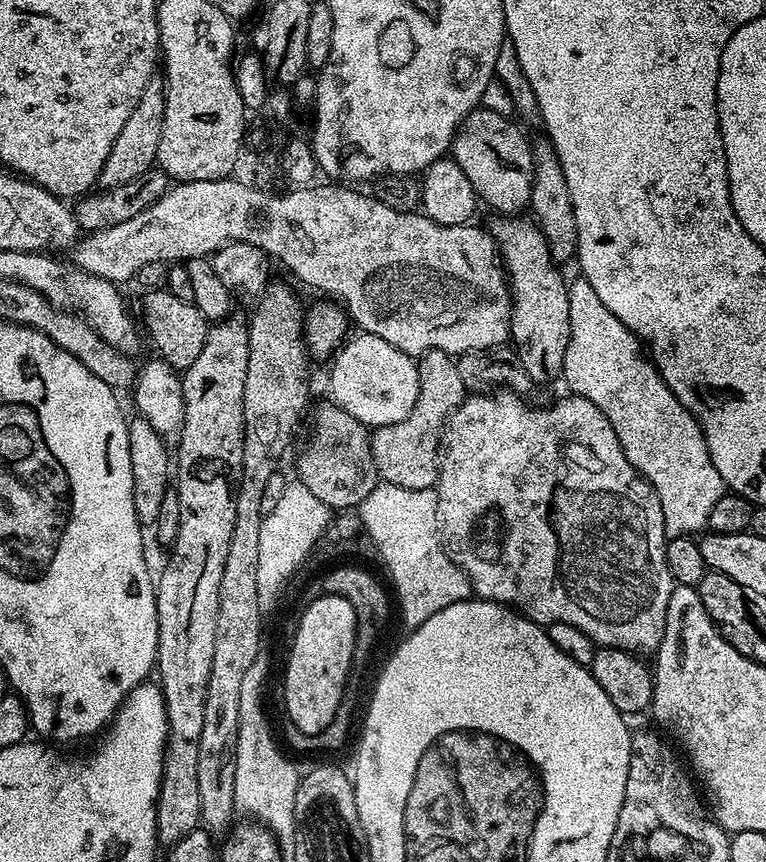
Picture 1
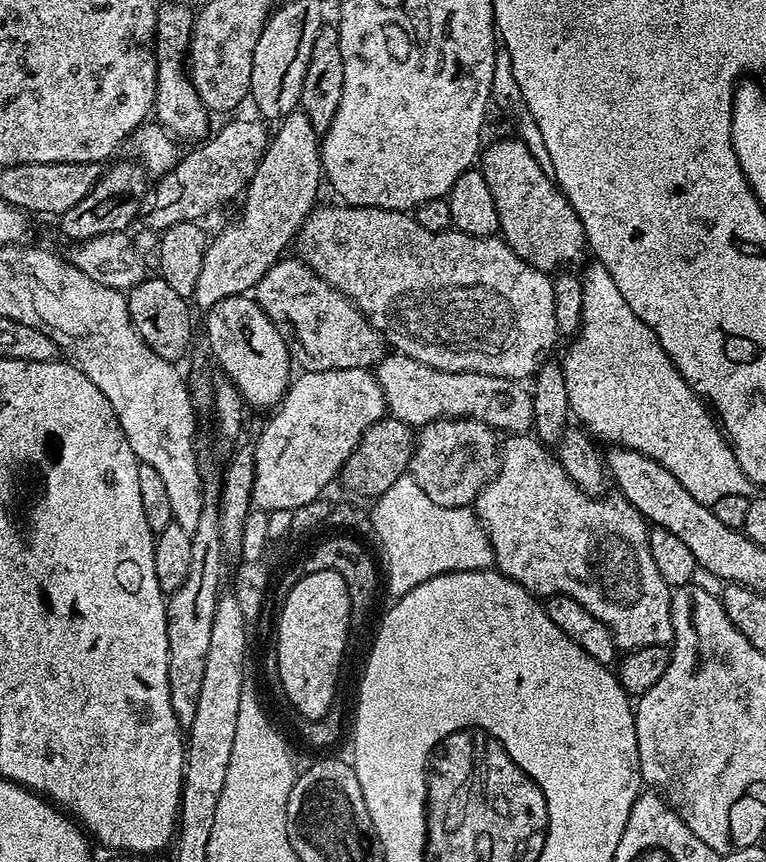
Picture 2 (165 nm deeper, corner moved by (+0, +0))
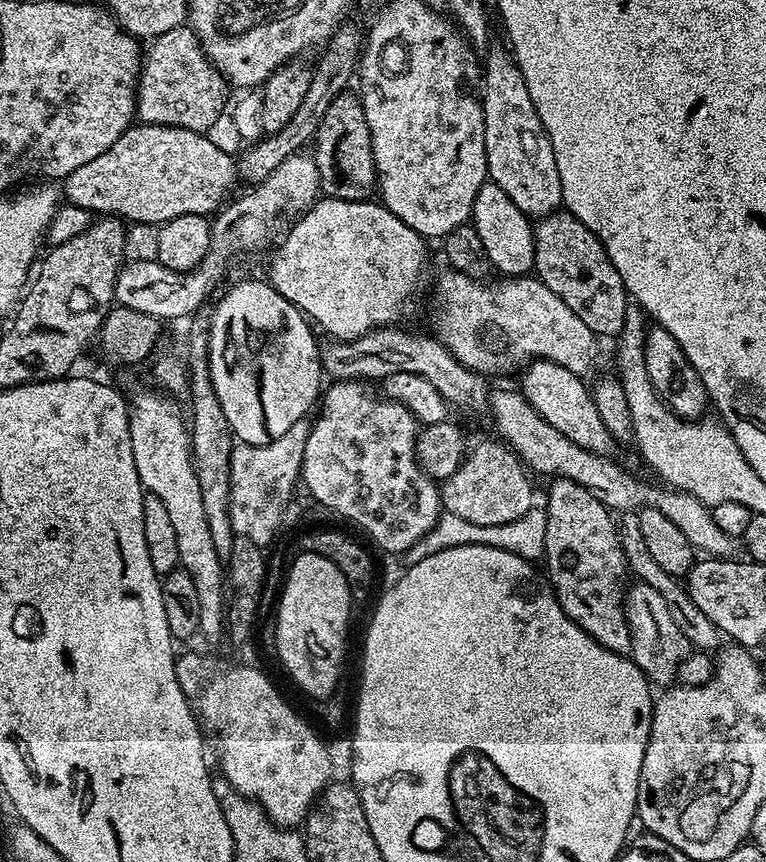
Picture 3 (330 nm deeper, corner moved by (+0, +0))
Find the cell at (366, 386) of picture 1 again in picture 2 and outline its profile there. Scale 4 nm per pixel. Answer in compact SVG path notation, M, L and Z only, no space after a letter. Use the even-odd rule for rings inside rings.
M397 352L385 355L374 375L382 386L387 411L413 428L438 419L474 419L506 434L524 434L532 428L532 396L519 381L477 372L440 371Z

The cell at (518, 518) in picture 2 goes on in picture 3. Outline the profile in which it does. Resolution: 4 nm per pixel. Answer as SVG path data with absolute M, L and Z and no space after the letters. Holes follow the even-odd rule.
M633 583L632 589L624 592L624 613L630 626L632 651L630 659L642 669L644 675L657 689L664 690L677 679L679 664L690 653L690 645L686 634L678 630L670 615L670 606L666 606L662 594L649 584Z

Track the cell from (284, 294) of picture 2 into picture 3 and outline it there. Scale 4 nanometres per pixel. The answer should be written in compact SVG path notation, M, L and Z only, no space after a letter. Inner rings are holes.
M389 326L386 328L374 328L369 330L367 334L364 336L359 336L357 340L346 340L343 342L328 342L332 344L324 344L321 354L320 354L320 362L323 368L323 371L325 373L328 372L330 375L332 375L331 379L333 381L338 381L338 380L357 380L360 379L361 381L364 382L373 382L372 380L376 380L376 382L382 382L384 379L389 376L390 374L398 374L399 372L405 372L406 374L418 374L422 378L426 378L430 382L430 386L434 386L438 390L438 394L441 396L443 400L448 401L449 405L456 406L458 404L460 407L465 408L466 411L468 412L480 412L489 407L490 404L490 389L488 390L488 384L489 381L485 379L485 377L481 376L479 372L475 372L474 370L470 370L466 366L462 366L460 362L455 360L454 357L452 357L451 354L448 353L447 350L444 349L440 345L440 341L433 338L431 335L428 336L414 336L408 332L403 332L402 329L400 329L400 326Z

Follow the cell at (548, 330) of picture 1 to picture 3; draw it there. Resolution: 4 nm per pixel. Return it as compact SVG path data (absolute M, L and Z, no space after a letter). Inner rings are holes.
M569 477L553 479L546 503L546 550L543 563L548 564L546 579L552 585L556 600L566 614L594 642L621 654L632 651L630 626L624 613L624 592L620 576L629 575L622 554L617 521L599 498Z

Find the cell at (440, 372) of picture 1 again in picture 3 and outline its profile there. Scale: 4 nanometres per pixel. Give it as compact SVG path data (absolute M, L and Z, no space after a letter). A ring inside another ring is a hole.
M484 440L473 448L471 445L458 470L440 484L440 503L444 512L458 514L458 518L466 518L466 522L478 522L478 526L502 526L502 522L514 522L533 508L529 473L510 447L497 443Z

